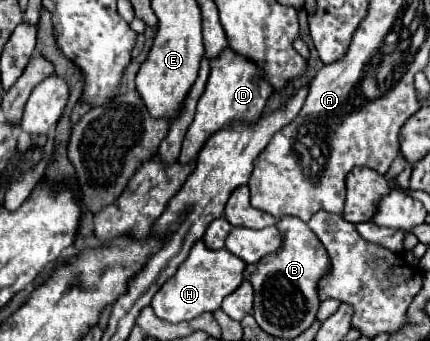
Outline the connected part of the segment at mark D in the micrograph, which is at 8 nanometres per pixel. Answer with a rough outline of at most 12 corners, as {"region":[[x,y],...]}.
{"region":[[231,49],[211,59],[179,163],[219,129],[253,125],[271,87]]}

